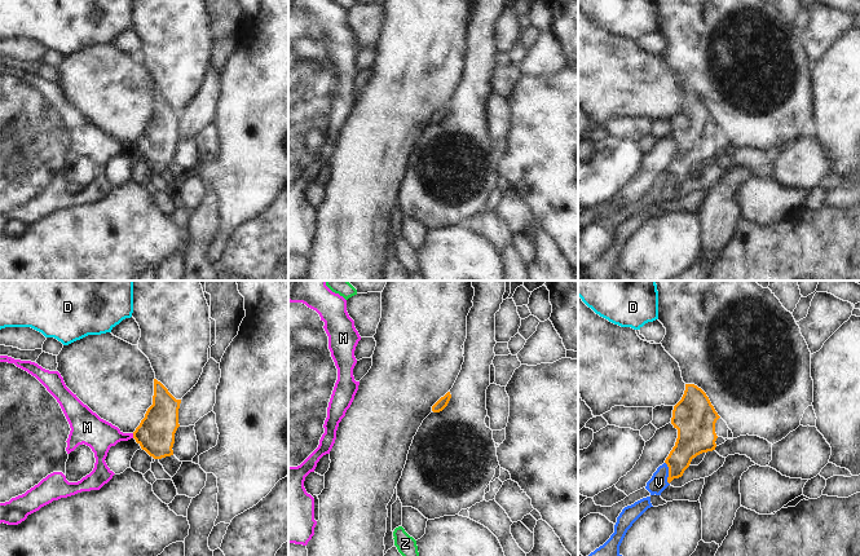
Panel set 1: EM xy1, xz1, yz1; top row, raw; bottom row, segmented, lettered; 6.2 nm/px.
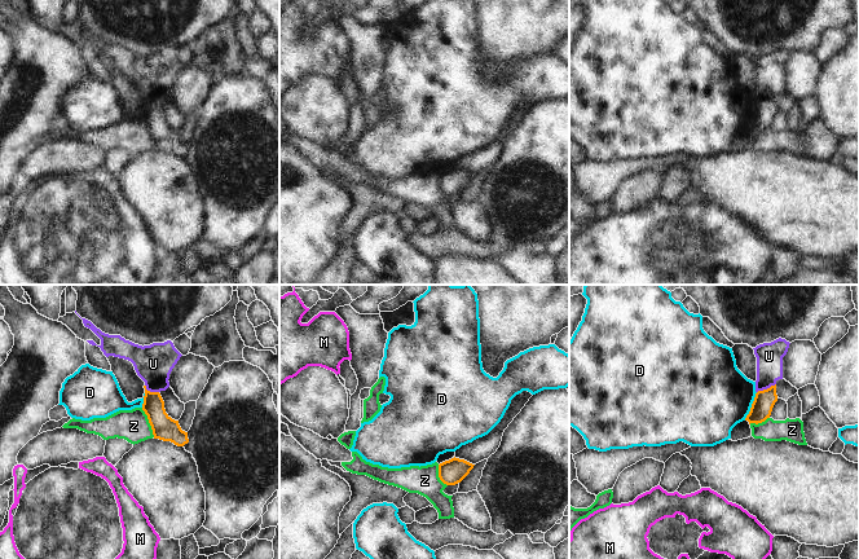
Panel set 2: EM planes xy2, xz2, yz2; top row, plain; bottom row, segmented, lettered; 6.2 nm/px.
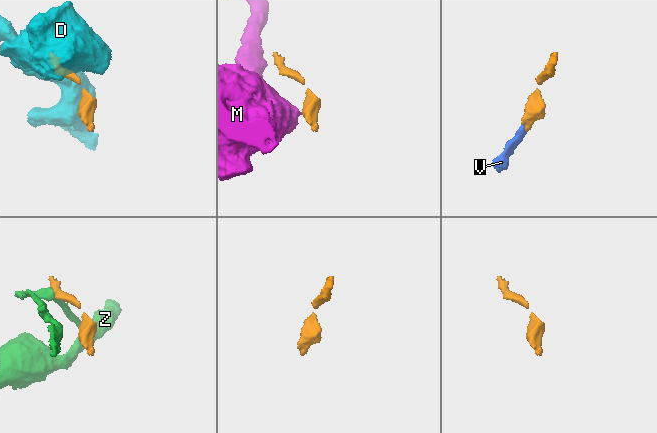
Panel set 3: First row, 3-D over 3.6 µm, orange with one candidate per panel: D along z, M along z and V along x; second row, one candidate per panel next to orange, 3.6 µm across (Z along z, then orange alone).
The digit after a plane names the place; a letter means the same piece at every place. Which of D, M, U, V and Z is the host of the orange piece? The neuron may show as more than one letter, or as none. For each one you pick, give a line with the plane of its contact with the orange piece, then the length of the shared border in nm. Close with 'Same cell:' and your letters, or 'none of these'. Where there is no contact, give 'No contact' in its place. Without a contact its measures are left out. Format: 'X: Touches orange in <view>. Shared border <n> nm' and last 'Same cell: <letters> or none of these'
U: Touches orange in yz2. Shared border 130 nm
V: Touches orange in yz1. Shared border 150 nm
Same cell: U, V.

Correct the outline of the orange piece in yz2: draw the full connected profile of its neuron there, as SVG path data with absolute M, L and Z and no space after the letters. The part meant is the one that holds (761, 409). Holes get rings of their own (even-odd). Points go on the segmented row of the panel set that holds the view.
M779 338L753 348L757 357L757 393L745 418L749 424L758 424L770 418L777 401L776 382L783 379L783 357L787 355L789 344L785 339Z

